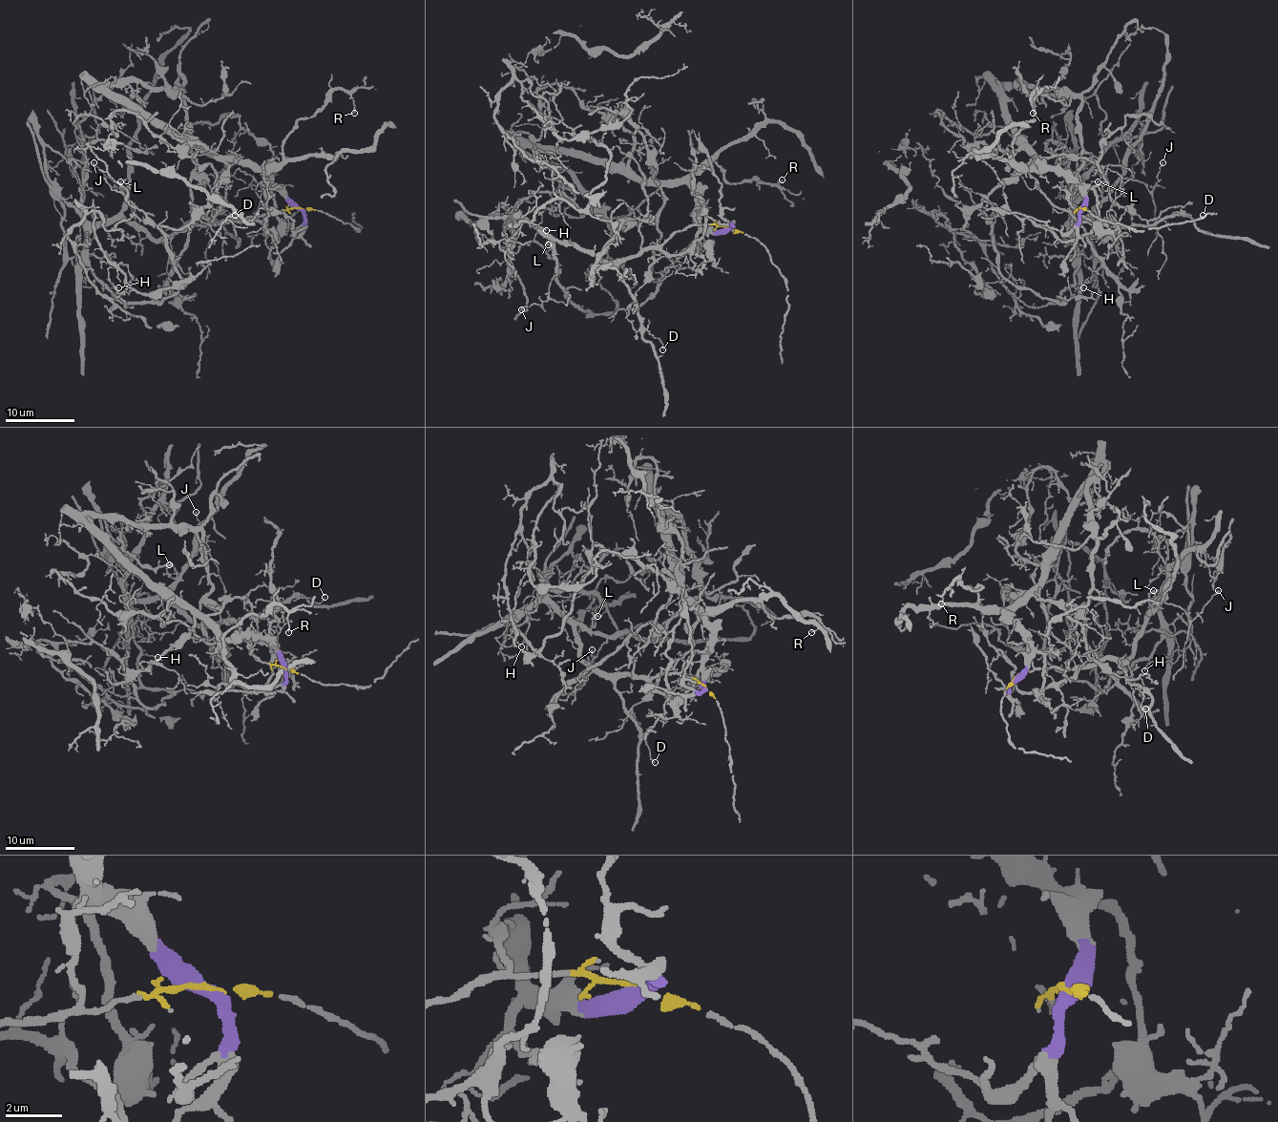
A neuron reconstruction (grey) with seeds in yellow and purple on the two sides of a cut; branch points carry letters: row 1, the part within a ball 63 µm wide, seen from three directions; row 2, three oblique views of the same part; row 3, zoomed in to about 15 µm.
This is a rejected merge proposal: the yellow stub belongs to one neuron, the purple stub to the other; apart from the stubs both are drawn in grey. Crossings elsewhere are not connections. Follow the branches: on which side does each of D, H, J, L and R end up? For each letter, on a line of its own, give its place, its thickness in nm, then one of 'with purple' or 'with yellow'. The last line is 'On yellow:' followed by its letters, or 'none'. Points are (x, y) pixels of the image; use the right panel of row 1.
D: place (1203, 215); calibre 100 nm; with yellow
H: place (1083, 287); calibre 110 nm; with yellow
J: place (1162, 162); calibre 140 nm; with yellow
L: place (1098, 181); calibre 140 nm; with yellow
R: place (1033, 113); calibre 90 nm; with purple
On yellow: D, H, J, L

